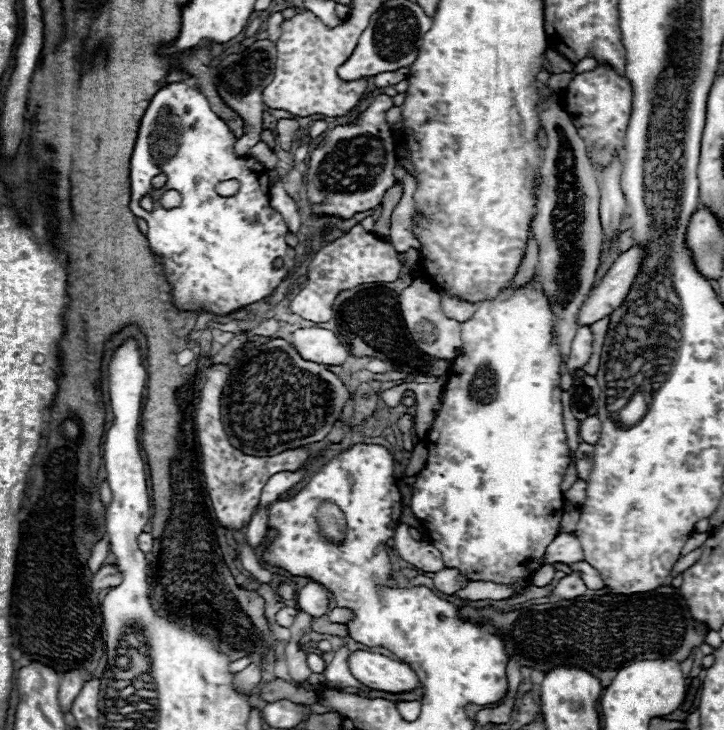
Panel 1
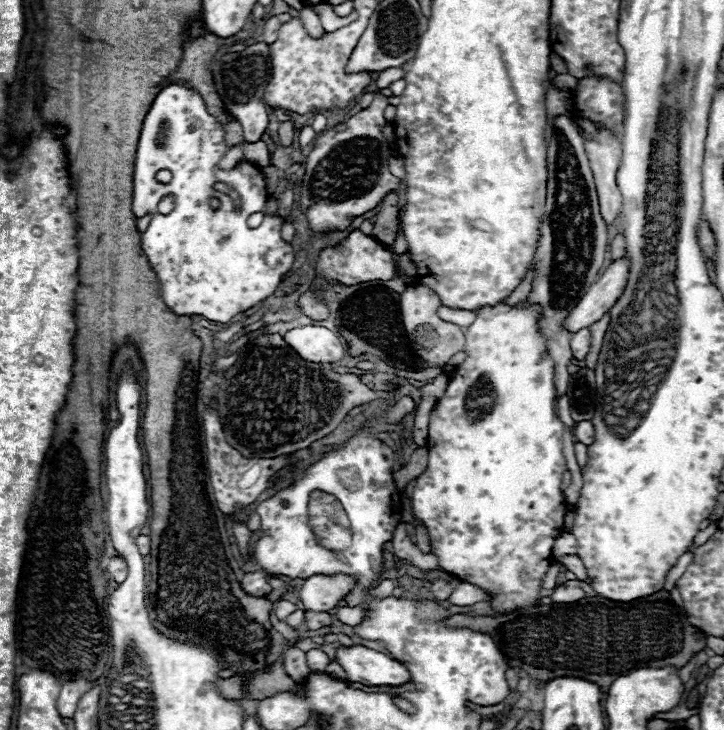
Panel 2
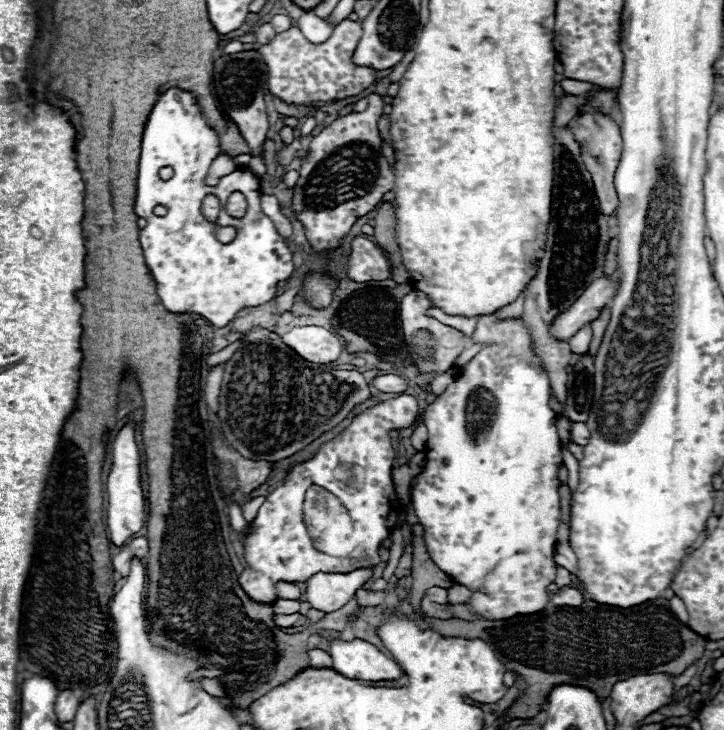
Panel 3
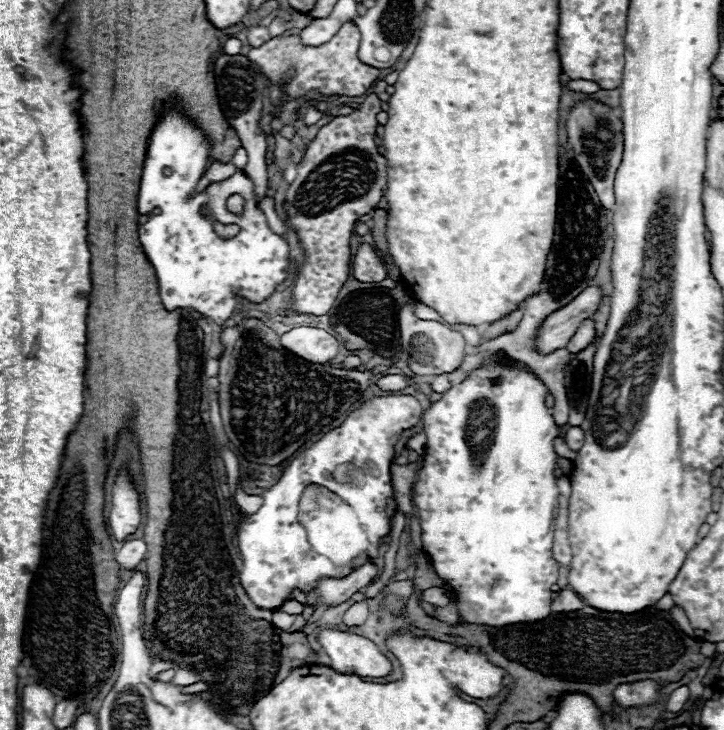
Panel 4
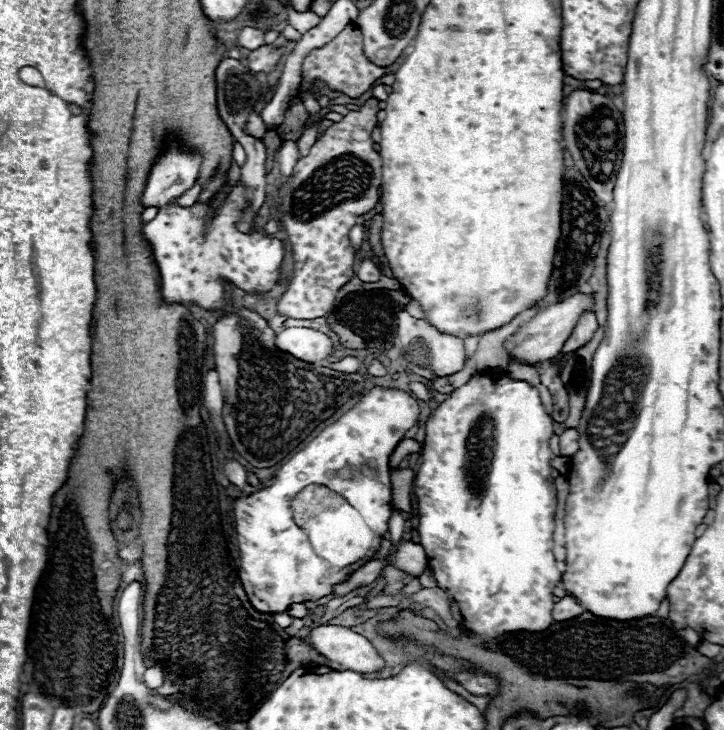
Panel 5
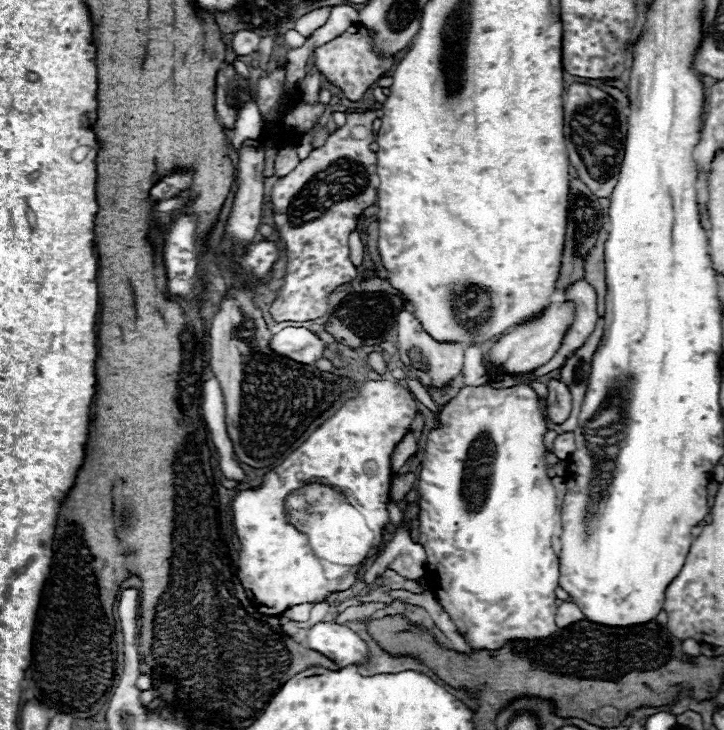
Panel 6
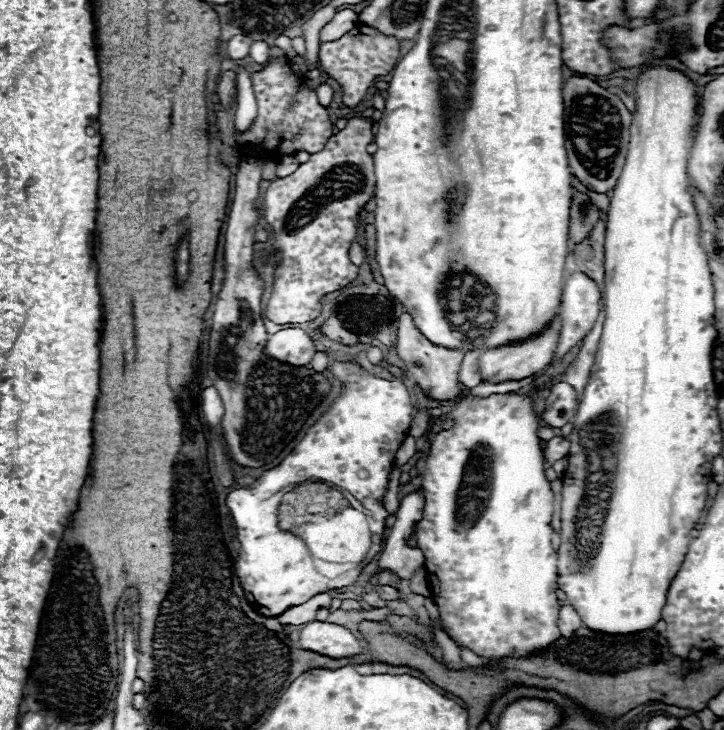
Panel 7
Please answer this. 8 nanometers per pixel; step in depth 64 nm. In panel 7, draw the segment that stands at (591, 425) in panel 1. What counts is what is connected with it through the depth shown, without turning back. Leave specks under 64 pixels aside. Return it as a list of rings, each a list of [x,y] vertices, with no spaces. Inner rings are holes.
[[[556,436],[556,438],[552,438],[550,442],[546,442],[546,448],[544,448],[544,460],[546,460],[548,464],[552,464],[552,462],[564,458],[564,456],[568,454],[568,450],[570,450],[568,438]]]

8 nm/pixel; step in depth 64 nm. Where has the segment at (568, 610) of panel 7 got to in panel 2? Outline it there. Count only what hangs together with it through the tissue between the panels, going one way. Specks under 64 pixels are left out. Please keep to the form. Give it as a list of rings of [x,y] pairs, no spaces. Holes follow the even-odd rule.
[[[566,580],[566,582],[568,584],[560,584],[558,588],[554,588],[554,594],[552,594],[554,602],[576,602],[576,600],[584,598],[580,580]]]

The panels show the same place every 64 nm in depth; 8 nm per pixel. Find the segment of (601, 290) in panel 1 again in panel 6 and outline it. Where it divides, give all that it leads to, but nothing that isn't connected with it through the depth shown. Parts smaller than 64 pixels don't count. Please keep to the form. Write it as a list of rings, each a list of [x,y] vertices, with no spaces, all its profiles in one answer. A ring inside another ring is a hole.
[[[562,302],[562,304],[550,304],[546,306],[538,316],[534,316],[528,322],[518,324],[512,332],[500,338],[498,344],[492,346],[490,358],[504,368],[504,372],[530,372],[546,364],[562,346],[562,338],[566,336],[566,330],[570,330],[570,322],[574,322],[574,302]]]

